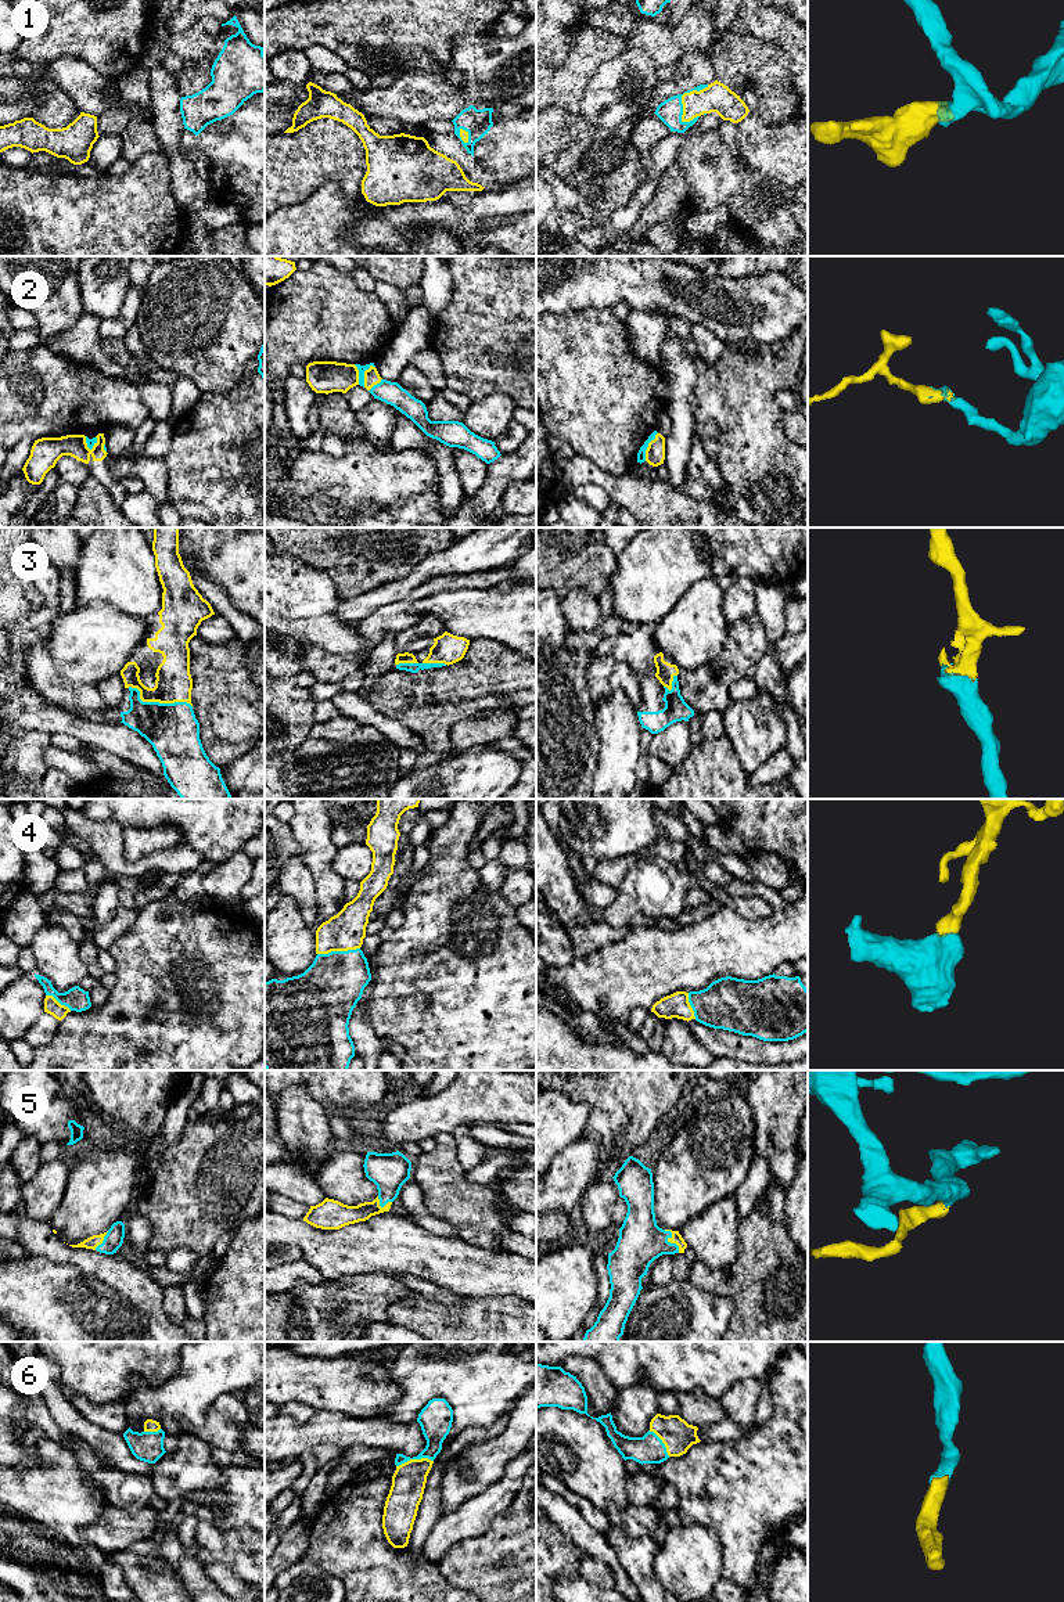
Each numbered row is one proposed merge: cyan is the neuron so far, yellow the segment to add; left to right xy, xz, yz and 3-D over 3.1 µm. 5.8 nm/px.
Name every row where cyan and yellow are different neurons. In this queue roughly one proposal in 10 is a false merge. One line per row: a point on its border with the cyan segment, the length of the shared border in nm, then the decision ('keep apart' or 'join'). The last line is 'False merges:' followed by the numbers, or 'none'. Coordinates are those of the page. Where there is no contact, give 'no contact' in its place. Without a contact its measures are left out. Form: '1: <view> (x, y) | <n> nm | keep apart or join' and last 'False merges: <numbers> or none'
1: yz (682, 94) | 280 nm | join
2: yz (647, 446) | 180 nm | join
3: xy (157, 702) | 400 nm | join
4: xz (338, 951) | 260 nm | join
5: yz (669, 1242) | 160 nm | join
6: xz (414, 1458) | 220 nm | join
False merges: none

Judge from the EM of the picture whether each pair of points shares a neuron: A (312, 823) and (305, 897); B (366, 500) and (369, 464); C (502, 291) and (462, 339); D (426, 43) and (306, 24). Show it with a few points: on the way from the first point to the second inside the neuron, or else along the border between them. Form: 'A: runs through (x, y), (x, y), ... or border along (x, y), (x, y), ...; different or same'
A: border along (298, 857), (312, 875), (316, 902); different
B: runs through (366, 492), (367, 472); same
C: runs through (498, 303), (474, 327); same
D: runs through (396, 33), (335, 29); same

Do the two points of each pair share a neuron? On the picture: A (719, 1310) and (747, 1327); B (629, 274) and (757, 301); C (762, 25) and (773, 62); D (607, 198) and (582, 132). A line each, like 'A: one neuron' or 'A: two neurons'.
A: two neurons
B: one neuron
C: two neurons
D: one neuron

